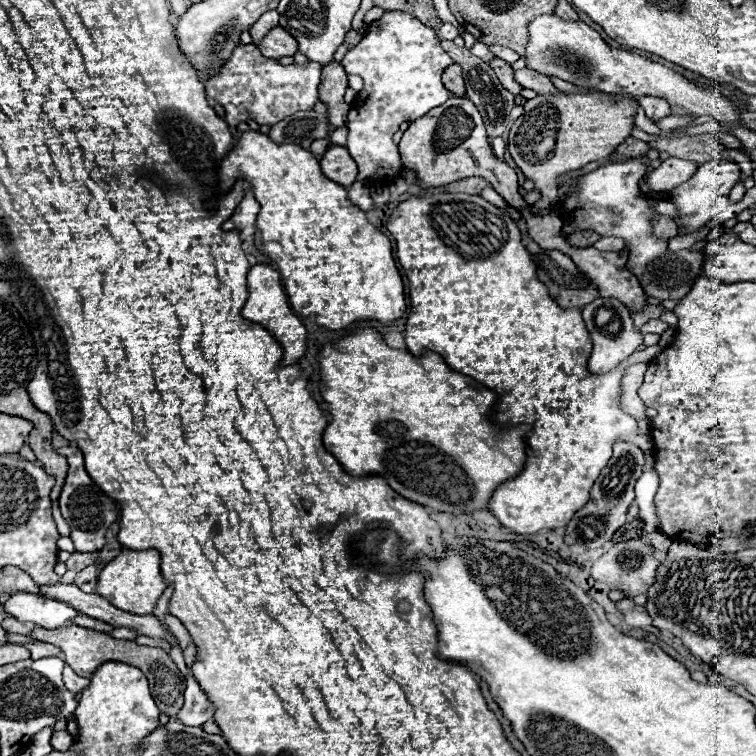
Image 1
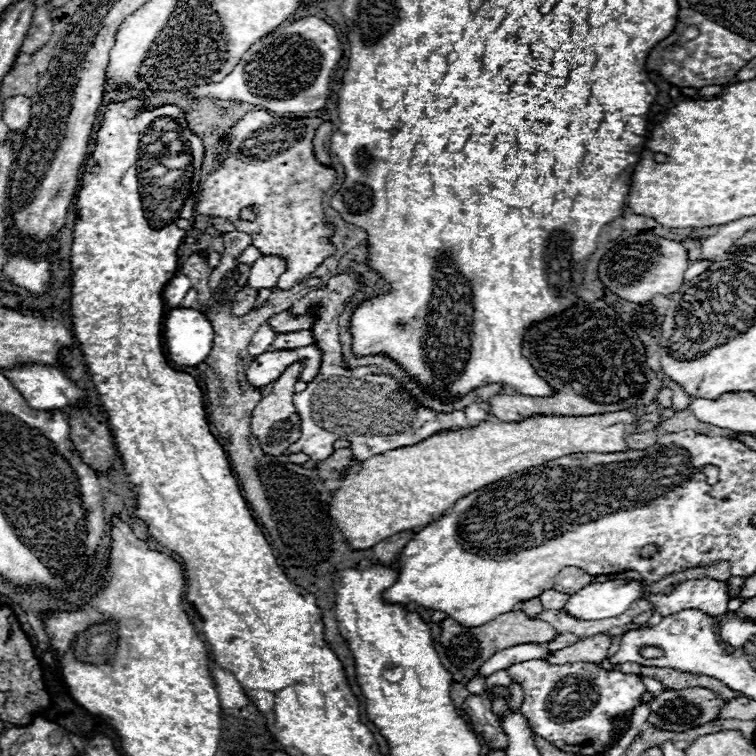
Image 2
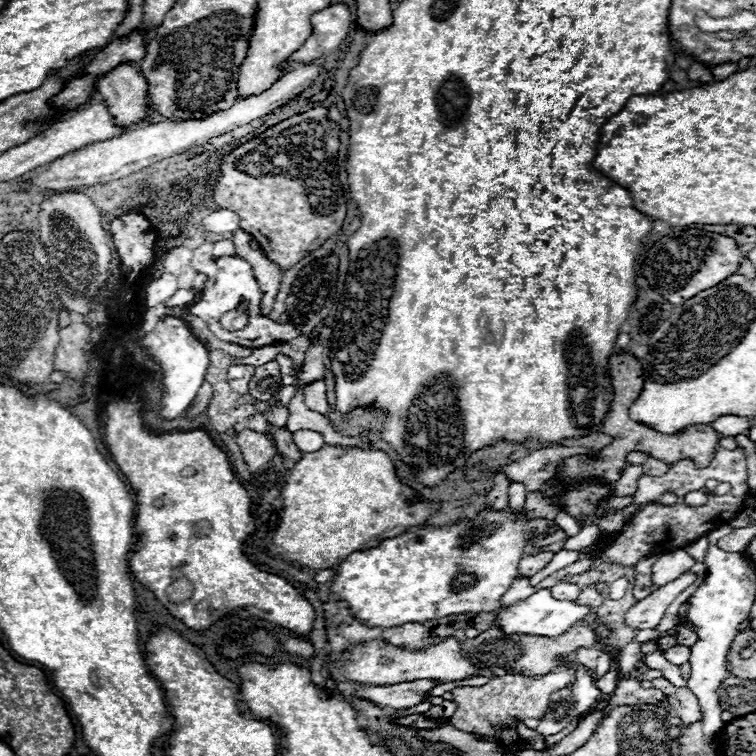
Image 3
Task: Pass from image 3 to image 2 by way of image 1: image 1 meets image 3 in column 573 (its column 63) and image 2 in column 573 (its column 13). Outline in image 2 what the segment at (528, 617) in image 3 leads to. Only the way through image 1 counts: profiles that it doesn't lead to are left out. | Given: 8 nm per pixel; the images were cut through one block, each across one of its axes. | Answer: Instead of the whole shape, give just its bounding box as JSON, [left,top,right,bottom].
[564,582,654,620]

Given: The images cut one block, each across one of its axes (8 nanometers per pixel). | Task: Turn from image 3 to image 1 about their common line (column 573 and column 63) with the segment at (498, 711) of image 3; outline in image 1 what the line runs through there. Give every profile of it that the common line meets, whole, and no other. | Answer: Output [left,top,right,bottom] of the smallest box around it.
[62,666,90,694]

